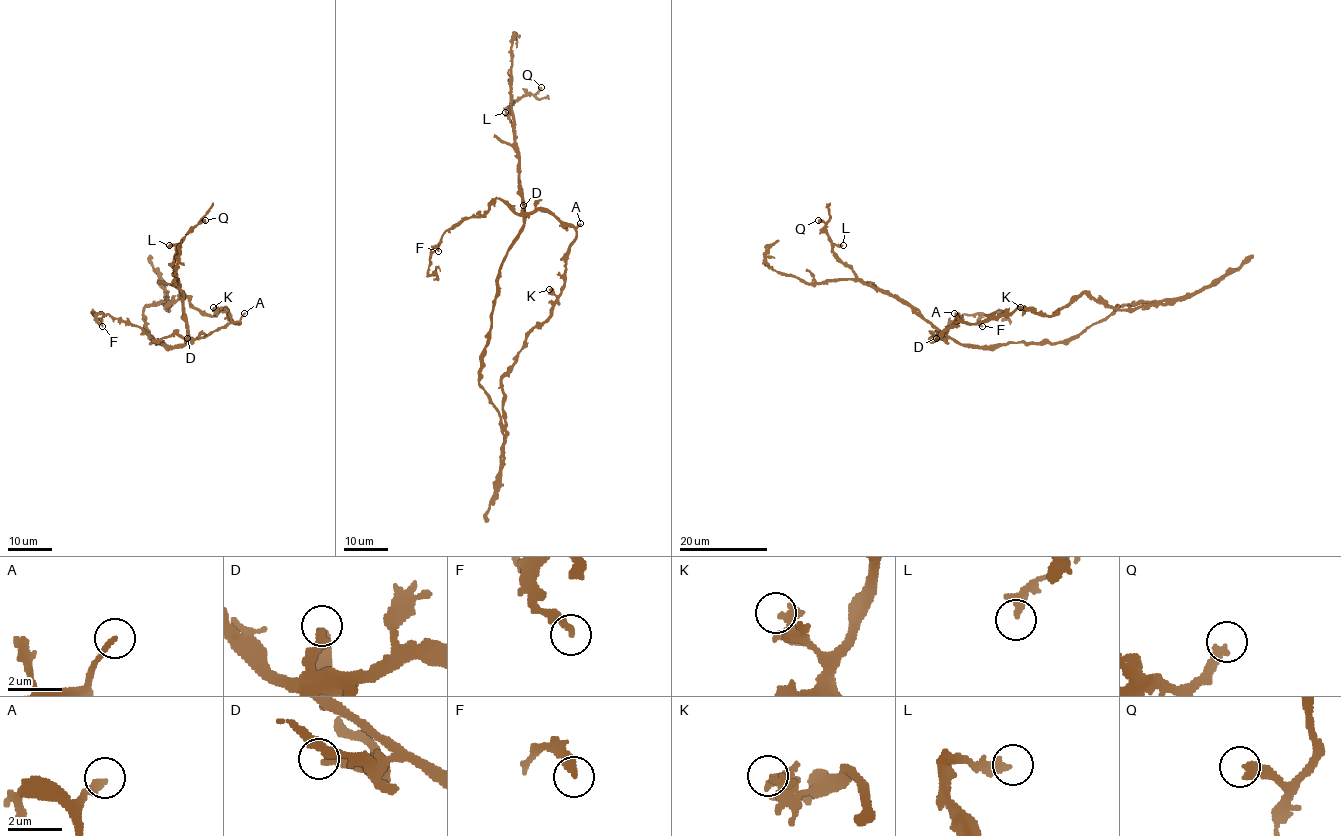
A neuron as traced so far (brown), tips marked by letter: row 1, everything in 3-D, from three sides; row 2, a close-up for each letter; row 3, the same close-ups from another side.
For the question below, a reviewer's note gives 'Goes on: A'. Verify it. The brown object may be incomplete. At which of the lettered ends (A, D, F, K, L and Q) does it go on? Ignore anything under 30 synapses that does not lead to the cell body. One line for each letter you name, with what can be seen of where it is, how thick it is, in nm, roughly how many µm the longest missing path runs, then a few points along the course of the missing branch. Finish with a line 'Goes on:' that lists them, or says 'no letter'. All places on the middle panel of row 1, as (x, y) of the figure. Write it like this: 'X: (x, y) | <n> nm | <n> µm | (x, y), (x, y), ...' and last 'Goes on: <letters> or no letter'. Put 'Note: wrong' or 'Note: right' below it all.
A: (580, 223) | 240 nm | 30 µm | (580, 223), (586, 215), (587, 189), (581, 175), (577, 129), (572, 124), (571, 115)
Goes on: A
Note: right

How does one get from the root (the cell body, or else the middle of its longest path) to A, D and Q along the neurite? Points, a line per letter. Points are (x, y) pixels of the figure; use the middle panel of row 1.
A: (499, 267), (530, 214), (545, 210), (575, 227), (580, 223)
D: (499, 267), (523, 223), (523, 205)
Q: (499, 267), (523, 223), (519, 152), (516, 131), (509, 119), (509, 107), (513, 101), (534, 94), (541, 87)

